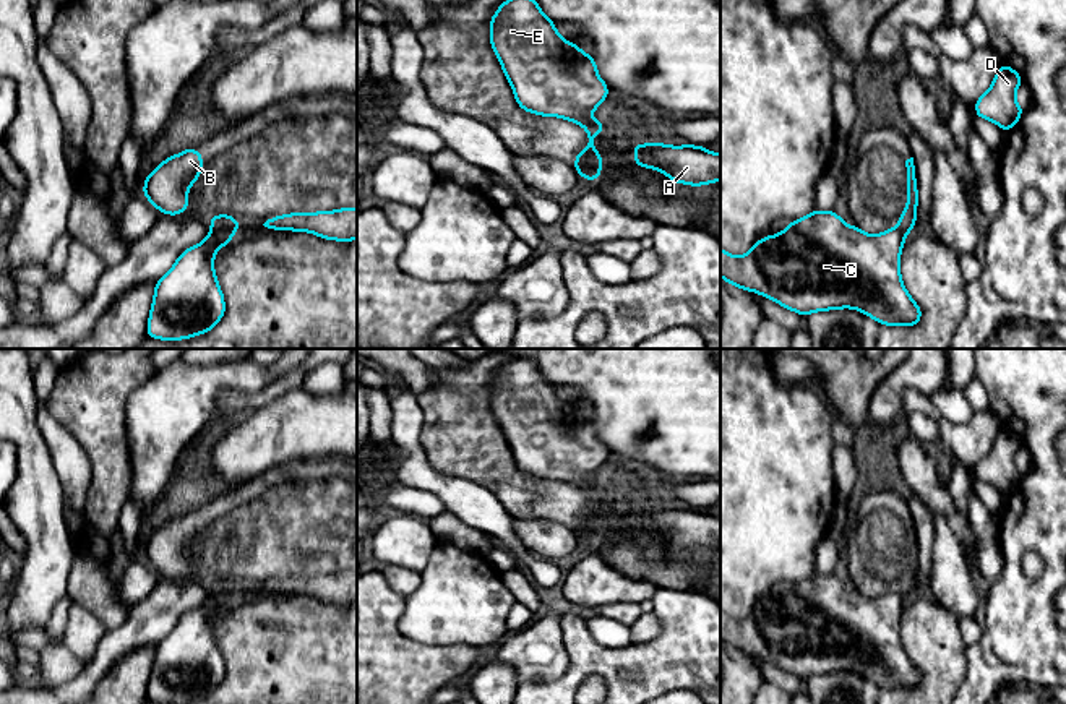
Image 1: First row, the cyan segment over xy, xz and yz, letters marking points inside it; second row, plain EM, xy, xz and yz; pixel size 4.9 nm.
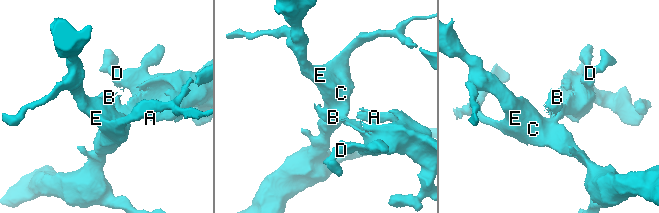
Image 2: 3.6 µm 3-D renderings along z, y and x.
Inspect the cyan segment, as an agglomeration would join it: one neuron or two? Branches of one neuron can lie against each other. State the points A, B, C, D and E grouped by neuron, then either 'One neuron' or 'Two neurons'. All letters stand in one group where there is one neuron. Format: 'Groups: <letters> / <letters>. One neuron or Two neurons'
Groups: A B D / C E. Two neurons

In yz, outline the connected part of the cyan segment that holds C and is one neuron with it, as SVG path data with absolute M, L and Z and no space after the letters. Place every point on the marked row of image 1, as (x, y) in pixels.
M815 209L790 222L782 234L759 238L745 256L720 248L720 277L738 289L756 292L803 318L813 311L860 310L879 324L917 326L922 308L901 277L901 251L907 234L897 225L878 235L847 225L836 211Z

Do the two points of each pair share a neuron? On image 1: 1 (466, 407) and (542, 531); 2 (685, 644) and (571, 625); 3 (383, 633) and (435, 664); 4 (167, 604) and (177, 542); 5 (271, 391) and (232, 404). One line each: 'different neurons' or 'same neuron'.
1: different neurons
2: same neuron
3: same neuron
4: different neurons
5: same neuron

